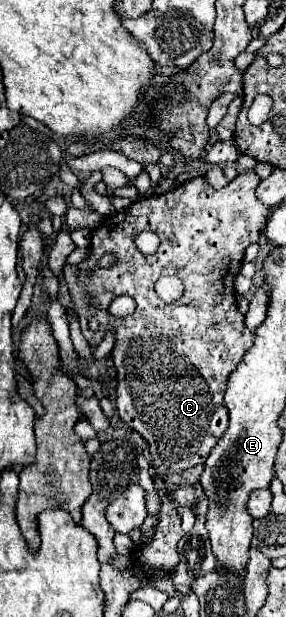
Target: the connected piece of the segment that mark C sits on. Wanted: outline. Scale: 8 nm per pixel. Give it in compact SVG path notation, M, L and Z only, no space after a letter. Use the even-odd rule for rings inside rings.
M248 170L244 174L238 174L222 190L214 190L204 178L192 178L166 194L160 194L160 196L152 194L140 202L134 202L124 212L116 212L112 216L102 218L102 224L92 232L90 256L78 266L64 268L70 298L76 306L82 334L88 340L88 344L96 348L108 330L116 338L112 358L118 370L118 388L116 388L118 416L132 430L138 430L138 434L148 442L148 450L152 458L150 462L152 462L152 468L156 470L156 490L158 490L162 504L160 504L158 522L154 528L154 538L142 544L140 548L132 550L132 566L136 566L134 572L140 570L144 580L152 578L154 572L168 574L180 562L176 546L178 546L178 540L184 536L184 530L180 526L178 506L174 500L170 500L168 486L164 484L164 480L168 474L178 474L196 464L206 462L210 450L222 438L226 430L224 390L226 390L228 376L236 370L244 354L254 344L254 332L246 328L244 316L238 312L238 306L236 306L234 278L240 272L240 262L242 262L246 246L252 242L258 242L262 234L262 226L266 224L266 218L270 216L270 206L264 206L256 198L258 184L260 184L260 178L256 176L256 172ZM144 230L150 230L160 236L160 248L152 256L142 256L134 244L134 236ZM106 254L114 254L116 264L112 264L110 268L100 268L100 258ZM80 270L90 272L90 278L84 286L78 284ZM166 274L180 278L184 284L182 298L170 304L162 302L154 292L156 280ZM86 294L92 294L98 298L96 308L90 308L86 304ZM118 296L132 296L136 302L136 310L126 318L114 318L108 312L108 306ZM88 316L96 316L100 322L100 328L96 332L88 328Z

